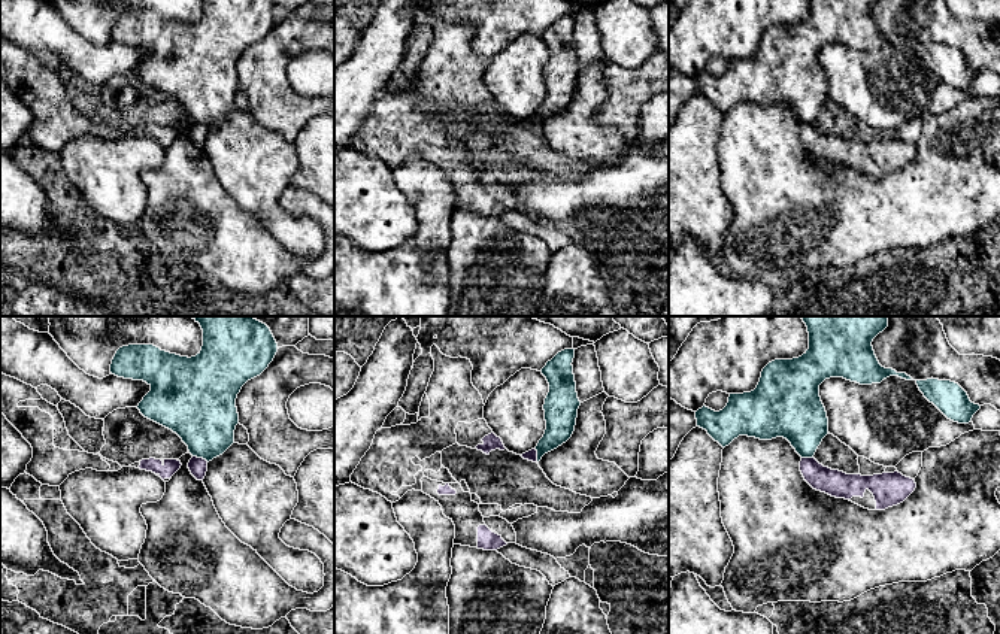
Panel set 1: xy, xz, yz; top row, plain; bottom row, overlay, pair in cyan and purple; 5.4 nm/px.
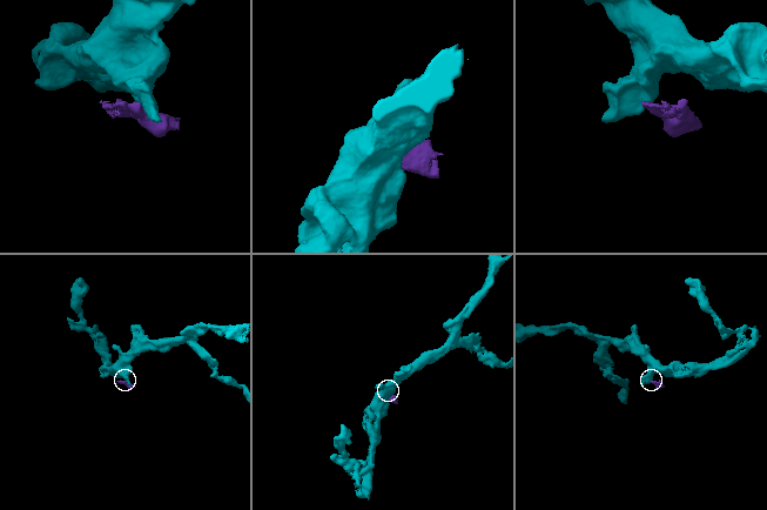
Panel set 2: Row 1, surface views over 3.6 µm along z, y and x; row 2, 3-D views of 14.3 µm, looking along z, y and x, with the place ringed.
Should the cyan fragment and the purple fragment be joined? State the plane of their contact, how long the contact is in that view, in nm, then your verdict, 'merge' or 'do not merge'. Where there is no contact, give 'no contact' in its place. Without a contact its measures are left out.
contact in xy; length 90 nm; do not merge

